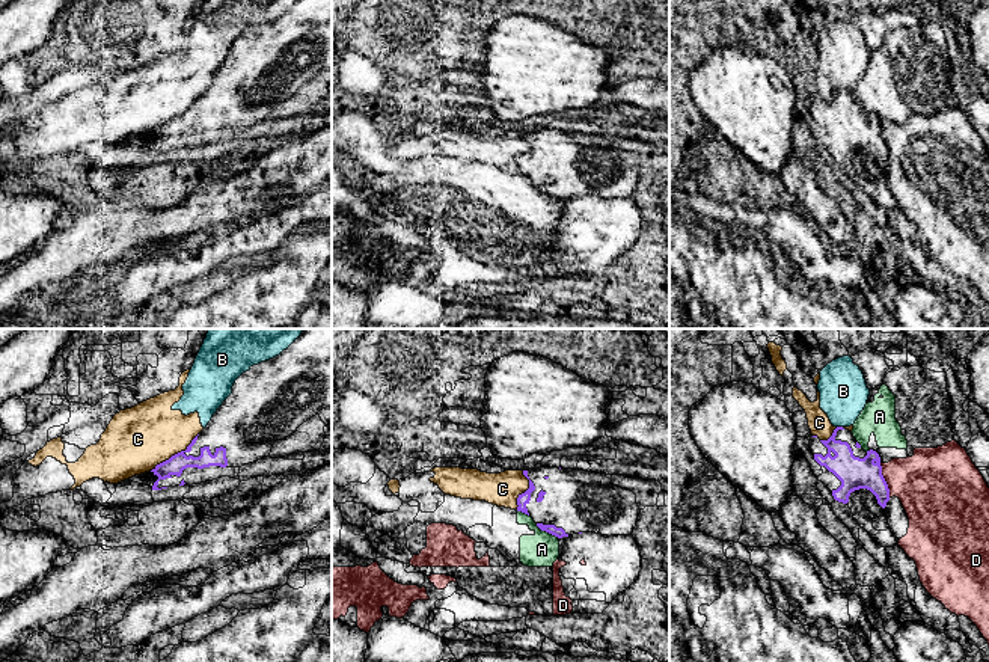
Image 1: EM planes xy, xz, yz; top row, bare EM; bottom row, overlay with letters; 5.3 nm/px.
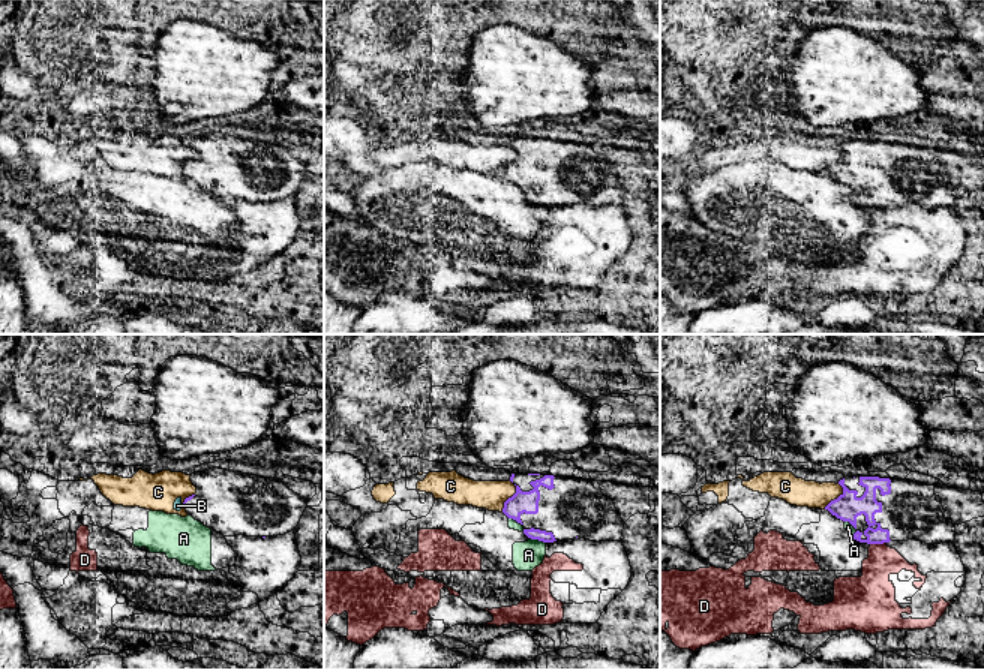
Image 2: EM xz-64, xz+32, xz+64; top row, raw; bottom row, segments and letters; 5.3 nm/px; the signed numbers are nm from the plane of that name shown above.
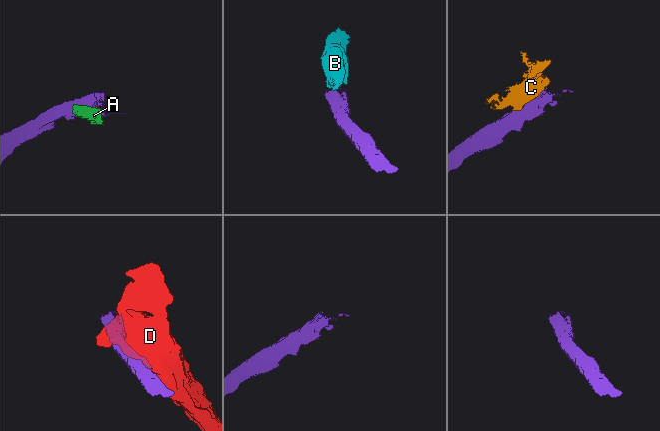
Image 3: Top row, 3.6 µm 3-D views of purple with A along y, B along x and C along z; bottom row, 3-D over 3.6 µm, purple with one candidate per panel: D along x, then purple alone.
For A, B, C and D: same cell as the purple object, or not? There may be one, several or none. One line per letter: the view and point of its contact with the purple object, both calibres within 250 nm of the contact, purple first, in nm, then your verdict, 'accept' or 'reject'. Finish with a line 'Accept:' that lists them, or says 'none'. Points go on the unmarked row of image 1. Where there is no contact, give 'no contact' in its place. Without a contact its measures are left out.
A: xz (548, 193) | 60/180 nm | reject
B: yz (840, 89) | 160/260 nm | reject
C: xy (175, 116) | 100/340 nm | reject
D: yz (884, 142) | 170/360 nm | reject
Accept: none

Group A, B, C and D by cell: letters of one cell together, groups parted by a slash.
A / B C / D

